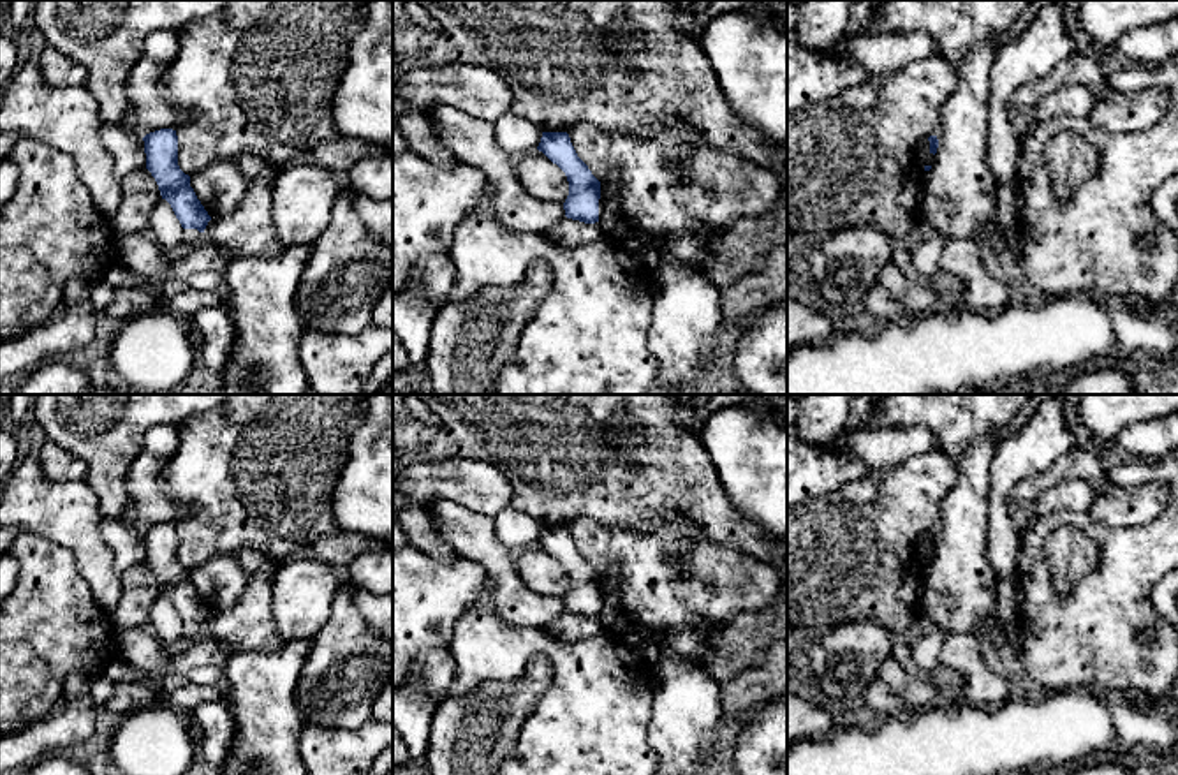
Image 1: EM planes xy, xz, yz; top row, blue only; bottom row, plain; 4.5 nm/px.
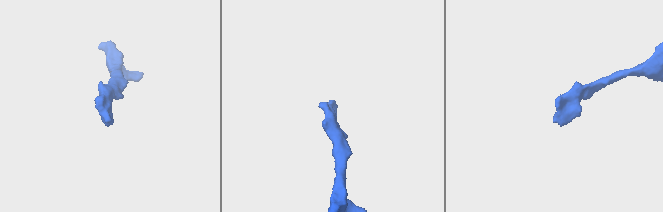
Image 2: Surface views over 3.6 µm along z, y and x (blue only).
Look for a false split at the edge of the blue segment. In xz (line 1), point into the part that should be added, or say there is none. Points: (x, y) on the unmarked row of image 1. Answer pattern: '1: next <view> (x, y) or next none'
1: next none

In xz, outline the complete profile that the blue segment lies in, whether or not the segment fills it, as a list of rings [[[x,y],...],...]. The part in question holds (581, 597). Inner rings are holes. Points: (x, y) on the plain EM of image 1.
[[[542,527],[537,541],[567,571],[565,611],[585,618],[599,616],[600,576],[578,551],[567,527]]]

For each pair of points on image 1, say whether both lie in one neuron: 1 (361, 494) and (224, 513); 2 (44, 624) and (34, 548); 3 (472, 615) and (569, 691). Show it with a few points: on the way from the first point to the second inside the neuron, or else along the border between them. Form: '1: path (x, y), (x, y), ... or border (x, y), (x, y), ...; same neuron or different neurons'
1: border (349, 458), (333, 492), (333, 520), (337, 527); different neurons
2: path (44, 605), (44, 568); same neuron
3: path (502, 631), (509, 638), (544, 643), (562, 661); same neuron

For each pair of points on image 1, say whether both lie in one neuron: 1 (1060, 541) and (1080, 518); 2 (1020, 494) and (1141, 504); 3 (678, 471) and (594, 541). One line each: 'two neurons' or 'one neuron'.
1: two neurons
2: one neuron
3: two neurons

